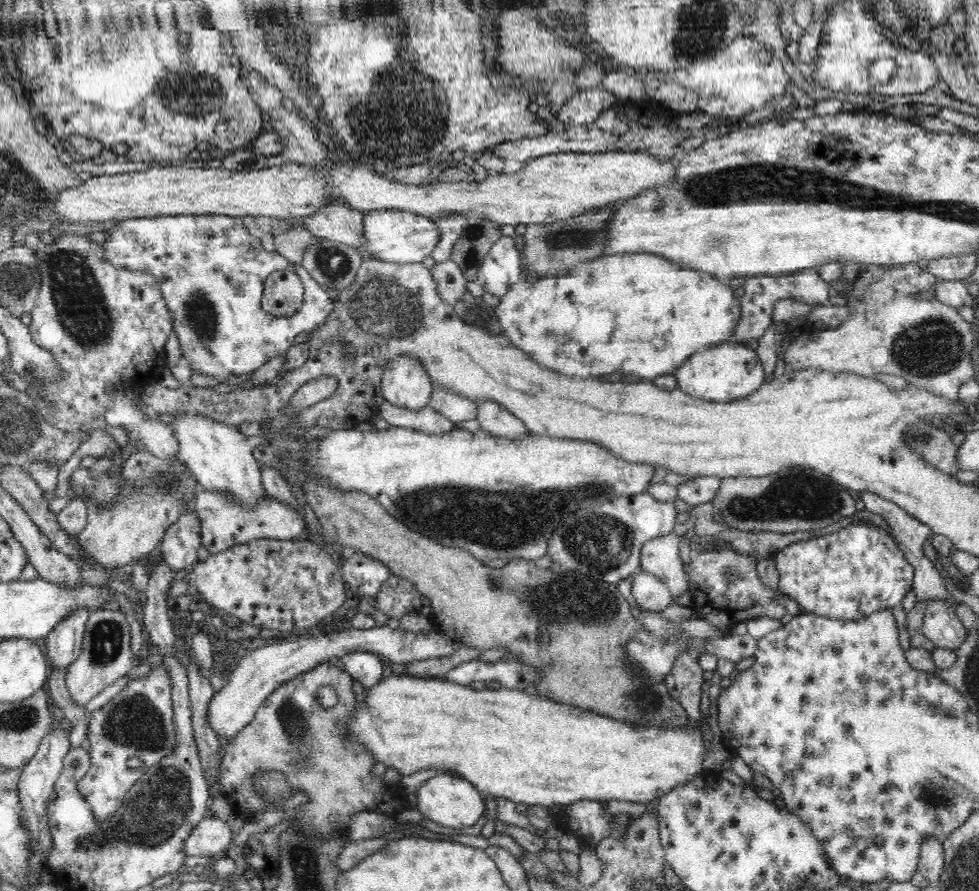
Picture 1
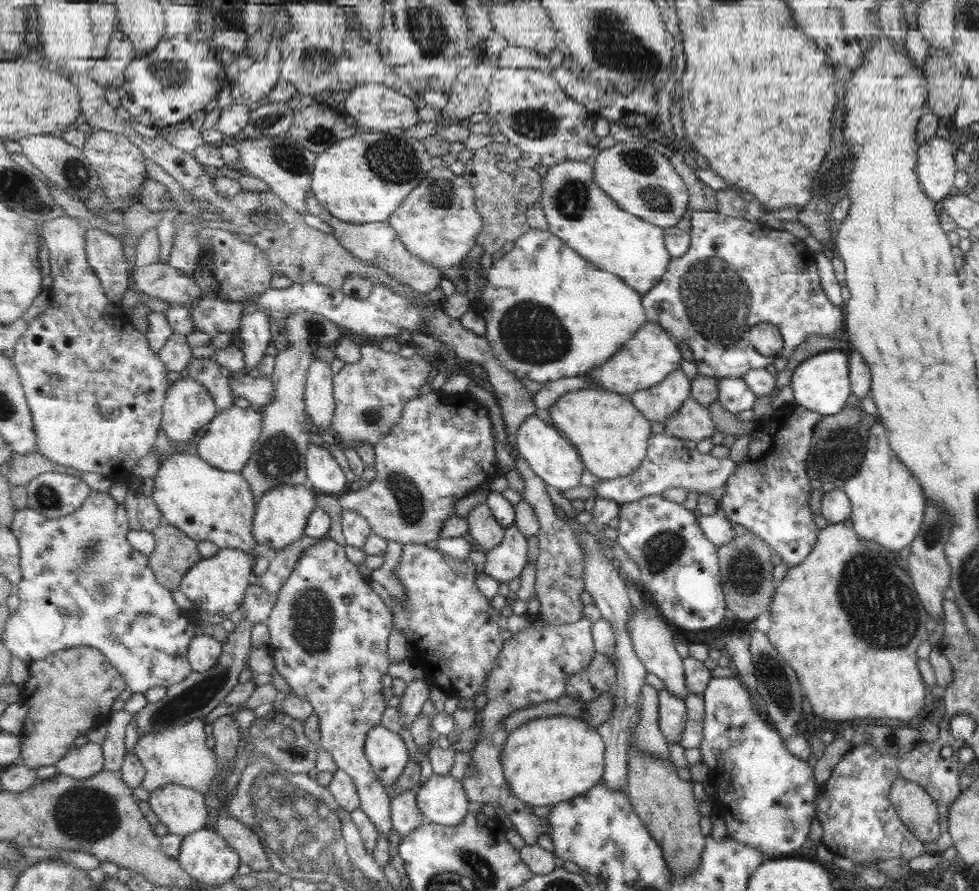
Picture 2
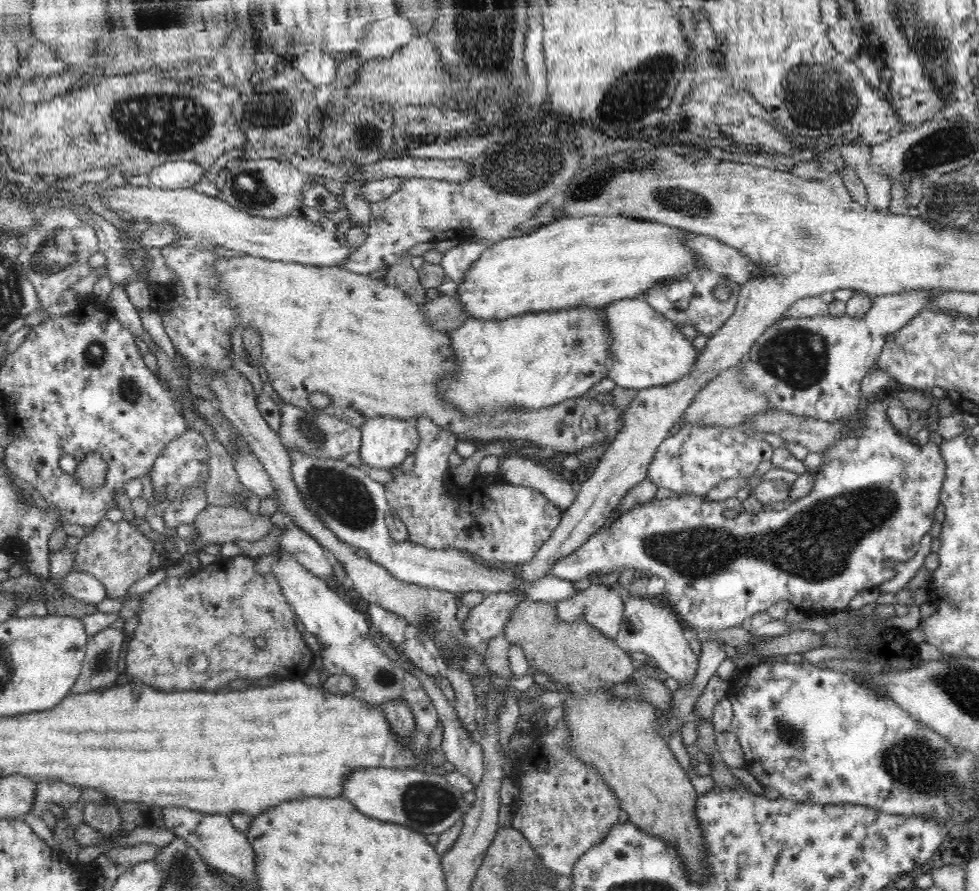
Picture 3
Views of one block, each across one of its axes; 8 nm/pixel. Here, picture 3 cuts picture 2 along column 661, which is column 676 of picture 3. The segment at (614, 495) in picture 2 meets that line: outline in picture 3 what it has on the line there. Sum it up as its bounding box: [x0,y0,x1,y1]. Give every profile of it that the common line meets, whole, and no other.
[647,422,774,497]

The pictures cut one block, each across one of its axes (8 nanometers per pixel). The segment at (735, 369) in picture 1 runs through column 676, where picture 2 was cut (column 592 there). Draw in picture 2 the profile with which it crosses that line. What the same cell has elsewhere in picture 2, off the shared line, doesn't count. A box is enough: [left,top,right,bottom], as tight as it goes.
[588,321,681,396]

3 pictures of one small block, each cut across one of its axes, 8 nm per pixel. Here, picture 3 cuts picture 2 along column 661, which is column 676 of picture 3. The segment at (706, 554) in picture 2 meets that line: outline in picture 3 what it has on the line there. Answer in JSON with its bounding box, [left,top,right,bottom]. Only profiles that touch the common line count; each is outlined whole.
[548,400,946,633]

